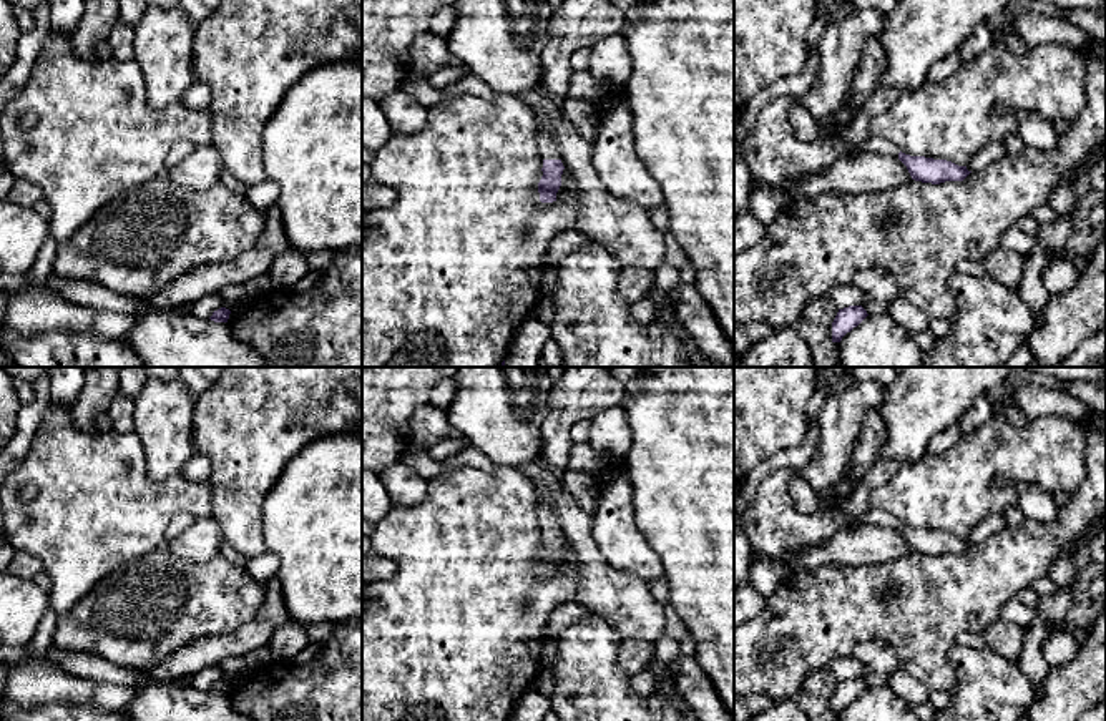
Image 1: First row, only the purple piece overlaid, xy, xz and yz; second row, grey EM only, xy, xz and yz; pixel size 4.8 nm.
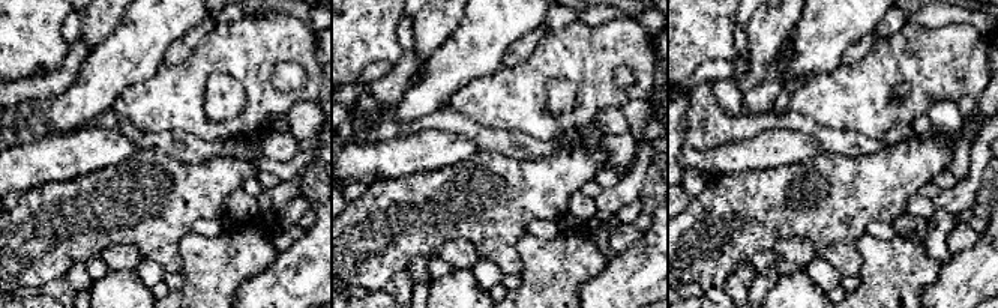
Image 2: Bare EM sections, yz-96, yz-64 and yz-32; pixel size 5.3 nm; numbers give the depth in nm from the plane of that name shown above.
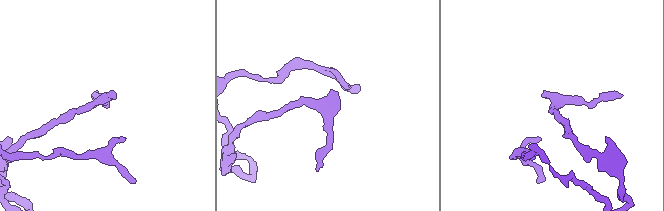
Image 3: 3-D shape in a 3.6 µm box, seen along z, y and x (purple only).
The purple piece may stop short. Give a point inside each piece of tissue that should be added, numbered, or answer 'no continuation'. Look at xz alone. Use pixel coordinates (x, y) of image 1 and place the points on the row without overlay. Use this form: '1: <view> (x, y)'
1: xz (547, 519)

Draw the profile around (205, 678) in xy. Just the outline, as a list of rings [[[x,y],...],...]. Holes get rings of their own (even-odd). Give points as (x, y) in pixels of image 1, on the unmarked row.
[[[213,665],[189,674],[189,684],[201,691],[209,691],[214,683],[224,679],[223,671]]]

